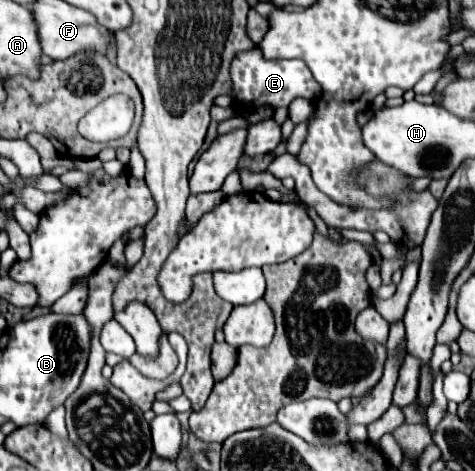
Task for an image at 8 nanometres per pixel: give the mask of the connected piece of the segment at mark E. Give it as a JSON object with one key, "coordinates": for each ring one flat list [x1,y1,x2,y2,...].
{"coordinates":[[254,46,252,50,238,52,234,56,230,66,230,78,232,78,230,98,240,112,254,112,264,106,276,110,280,106,286,108,294,98,316,100,316,96,320,96,320,86,312,78,312,72,308,70,304,60,286,60,286,58,268,60,264,58,258,46]]}

